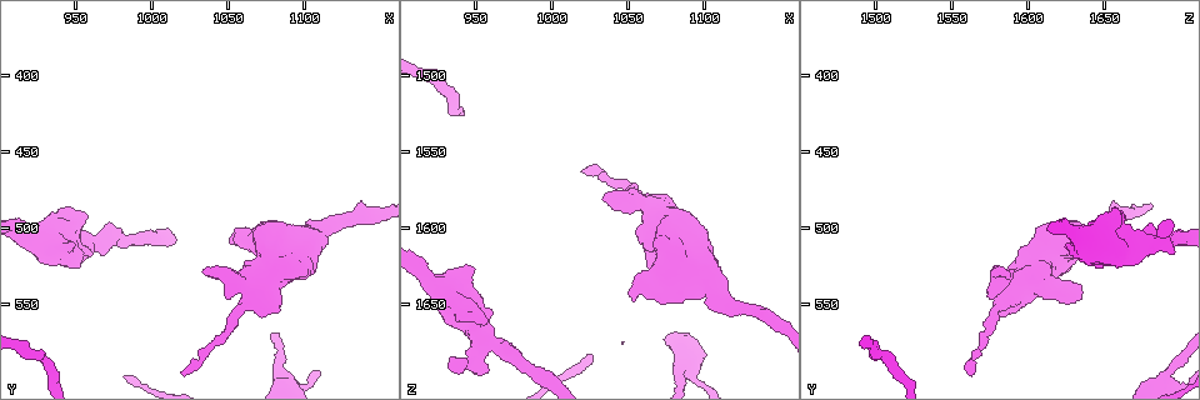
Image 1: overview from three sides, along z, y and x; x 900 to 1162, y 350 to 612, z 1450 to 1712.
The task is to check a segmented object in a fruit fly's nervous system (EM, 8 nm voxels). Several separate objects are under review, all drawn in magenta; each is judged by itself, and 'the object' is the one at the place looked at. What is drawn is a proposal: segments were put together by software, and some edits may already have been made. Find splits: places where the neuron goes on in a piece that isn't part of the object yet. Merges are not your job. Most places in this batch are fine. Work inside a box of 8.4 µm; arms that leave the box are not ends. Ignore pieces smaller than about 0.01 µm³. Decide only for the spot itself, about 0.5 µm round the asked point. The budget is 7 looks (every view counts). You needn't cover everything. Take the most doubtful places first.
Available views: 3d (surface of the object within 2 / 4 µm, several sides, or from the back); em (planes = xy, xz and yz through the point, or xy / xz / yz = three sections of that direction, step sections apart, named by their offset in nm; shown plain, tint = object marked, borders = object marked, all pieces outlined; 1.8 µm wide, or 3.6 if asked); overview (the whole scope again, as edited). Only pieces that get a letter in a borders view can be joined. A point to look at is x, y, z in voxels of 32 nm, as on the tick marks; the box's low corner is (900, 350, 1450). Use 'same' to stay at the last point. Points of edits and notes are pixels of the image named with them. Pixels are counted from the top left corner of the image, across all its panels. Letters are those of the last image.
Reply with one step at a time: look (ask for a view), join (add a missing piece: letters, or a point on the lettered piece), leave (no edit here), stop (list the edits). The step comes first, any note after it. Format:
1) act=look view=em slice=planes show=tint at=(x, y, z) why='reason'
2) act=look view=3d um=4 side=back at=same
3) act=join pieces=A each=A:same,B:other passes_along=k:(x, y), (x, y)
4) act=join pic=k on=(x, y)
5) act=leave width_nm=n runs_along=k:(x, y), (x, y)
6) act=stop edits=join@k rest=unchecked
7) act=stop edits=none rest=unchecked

act=look view=3d um=4 at=(1034, 528, 1580) why='an open end'

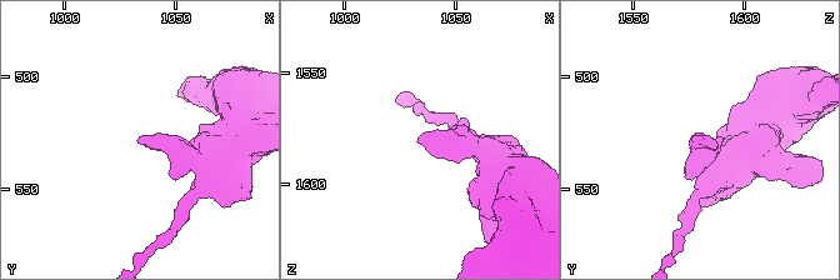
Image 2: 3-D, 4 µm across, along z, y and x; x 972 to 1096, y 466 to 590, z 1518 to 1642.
act=look view=em slice=planes show=borders at=(1035, 525, 1579)

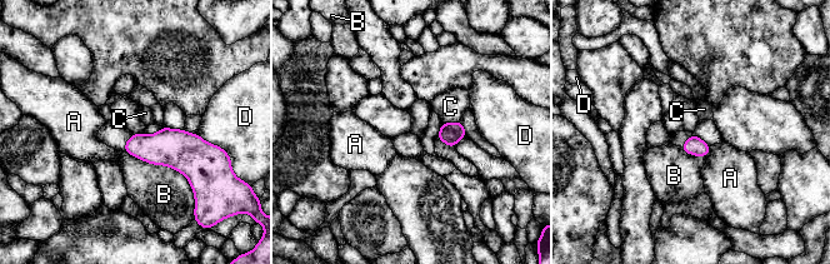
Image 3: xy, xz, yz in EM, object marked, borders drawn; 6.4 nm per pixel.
act=leave longest_contact=B:550nm each=A:other,B:other,C:other,D:other border=3:(460, 119), (441, 123) found='none of them fits'

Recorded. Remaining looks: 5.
act=look view=3d um=2 at=(932, 500, 1690) why='branch stops here'

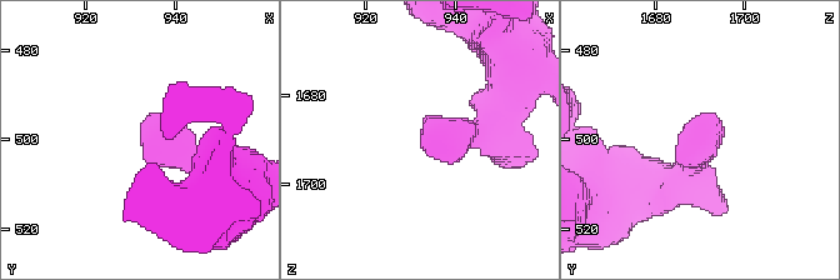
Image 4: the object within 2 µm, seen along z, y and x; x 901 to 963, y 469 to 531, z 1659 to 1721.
act=look view=em slice=xy step=16 show=borders at=(932, 498, 1692)

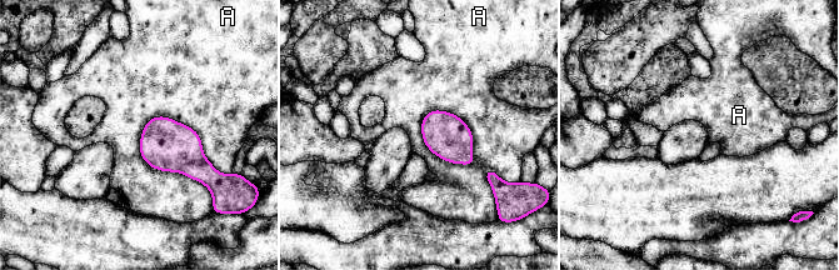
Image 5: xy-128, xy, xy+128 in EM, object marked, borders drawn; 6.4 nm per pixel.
act=leave each=A:other border=5:(150, 118), (140, 156), (205, 185) found='none of them fits'

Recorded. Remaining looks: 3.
act=look view=em slice=planes show=tint at=(1020, 596, 1562) why='thin end'

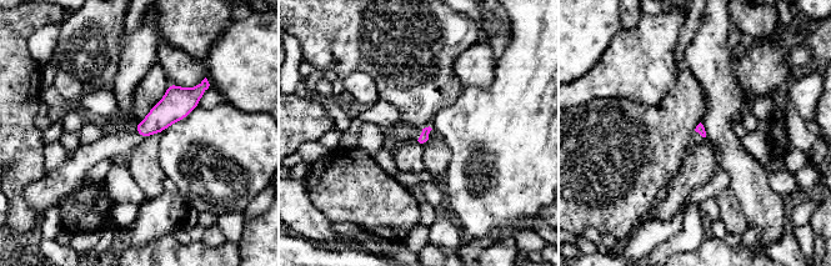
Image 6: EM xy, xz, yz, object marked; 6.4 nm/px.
act=look view=em slice=planes show=borders at=same why='see the neighbours'

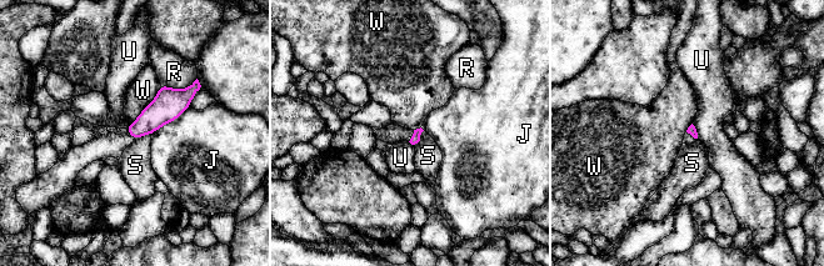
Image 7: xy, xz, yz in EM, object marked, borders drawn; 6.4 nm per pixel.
act=leave longest_contact=W:360nm each=J:other,R:other,S:other,U:other,W:other border=7:(160, 84), (155, 98), (126, 126) found='none of them fits'

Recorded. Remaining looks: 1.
act=stop edits=none rest=unchecked

